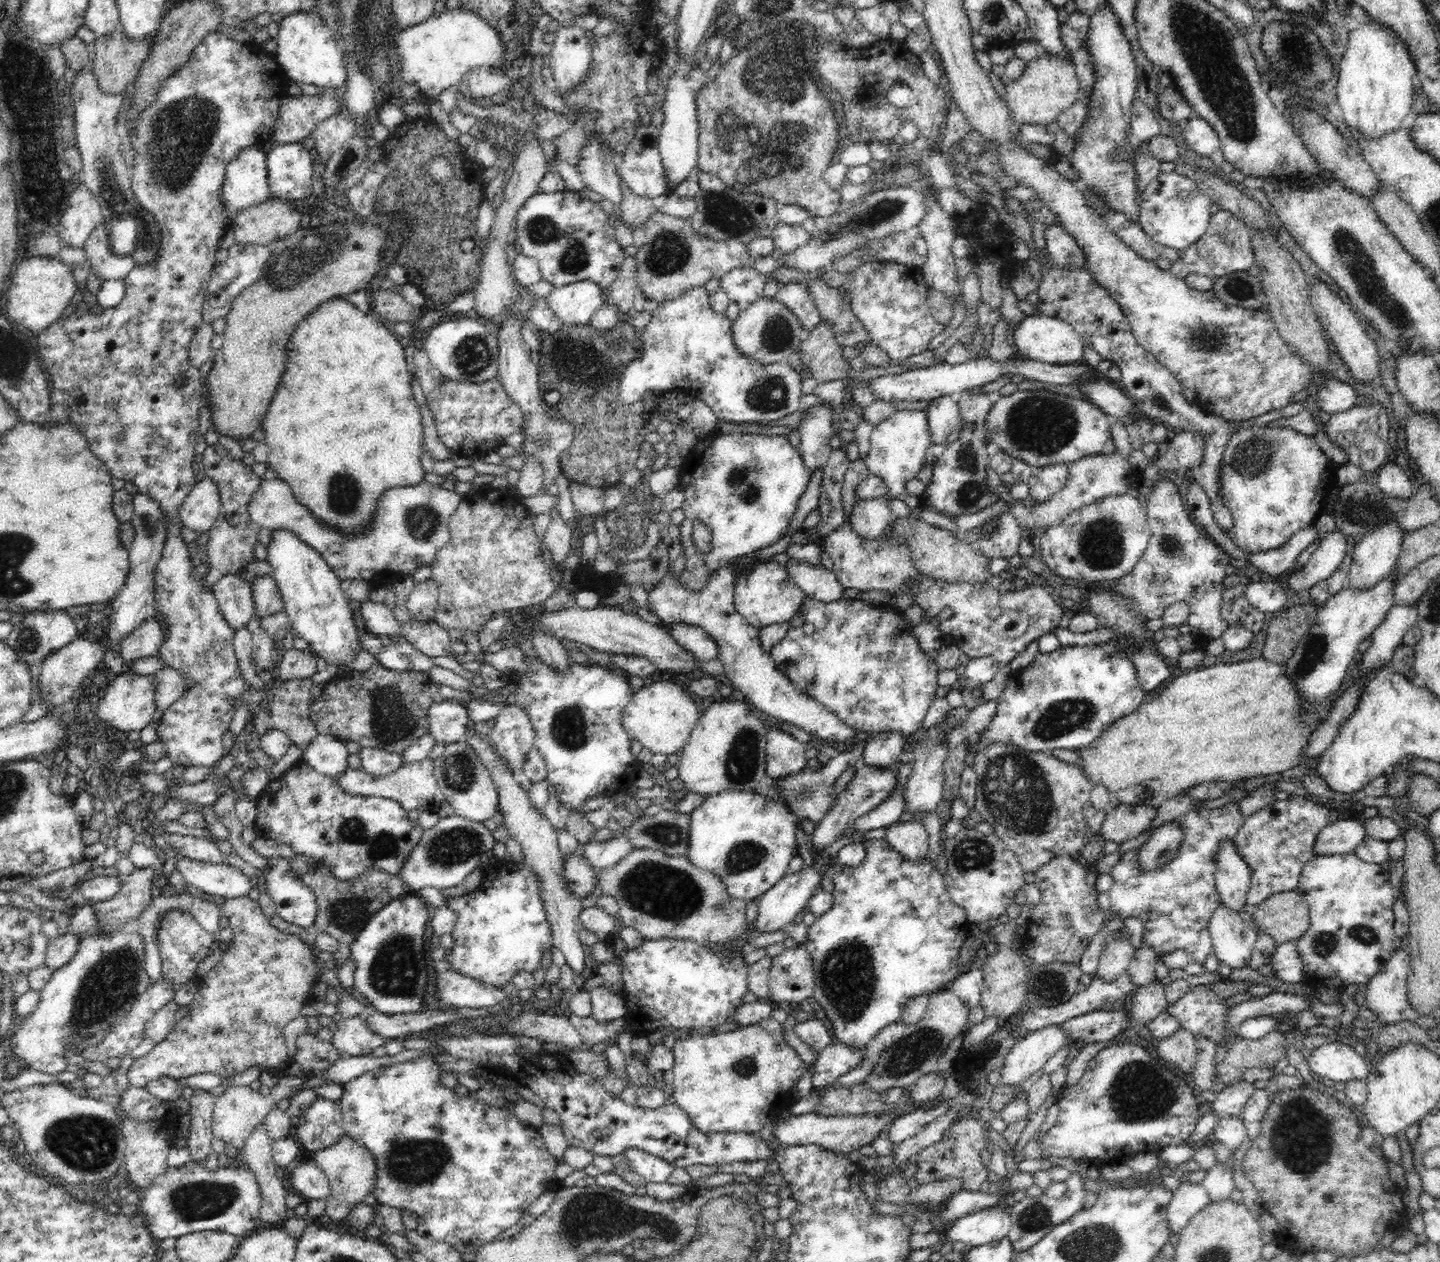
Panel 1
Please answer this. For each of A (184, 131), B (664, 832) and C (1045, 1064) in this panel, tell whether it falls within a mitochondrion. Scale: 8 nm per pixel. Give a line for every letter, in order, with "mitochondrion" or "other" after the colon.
A: mitochondrion
B: mitochondrion
C: other

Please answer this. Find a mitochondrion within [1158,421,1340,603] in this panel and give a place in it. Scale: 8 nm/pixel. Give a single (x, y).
(1253, 457)

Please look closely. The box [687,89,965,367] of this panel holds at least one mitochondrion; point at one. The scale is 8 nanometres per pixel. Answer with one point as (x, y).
(751, 149)

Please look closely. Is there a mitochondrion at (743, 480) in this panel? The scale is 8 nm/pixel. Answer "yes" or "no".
yes

